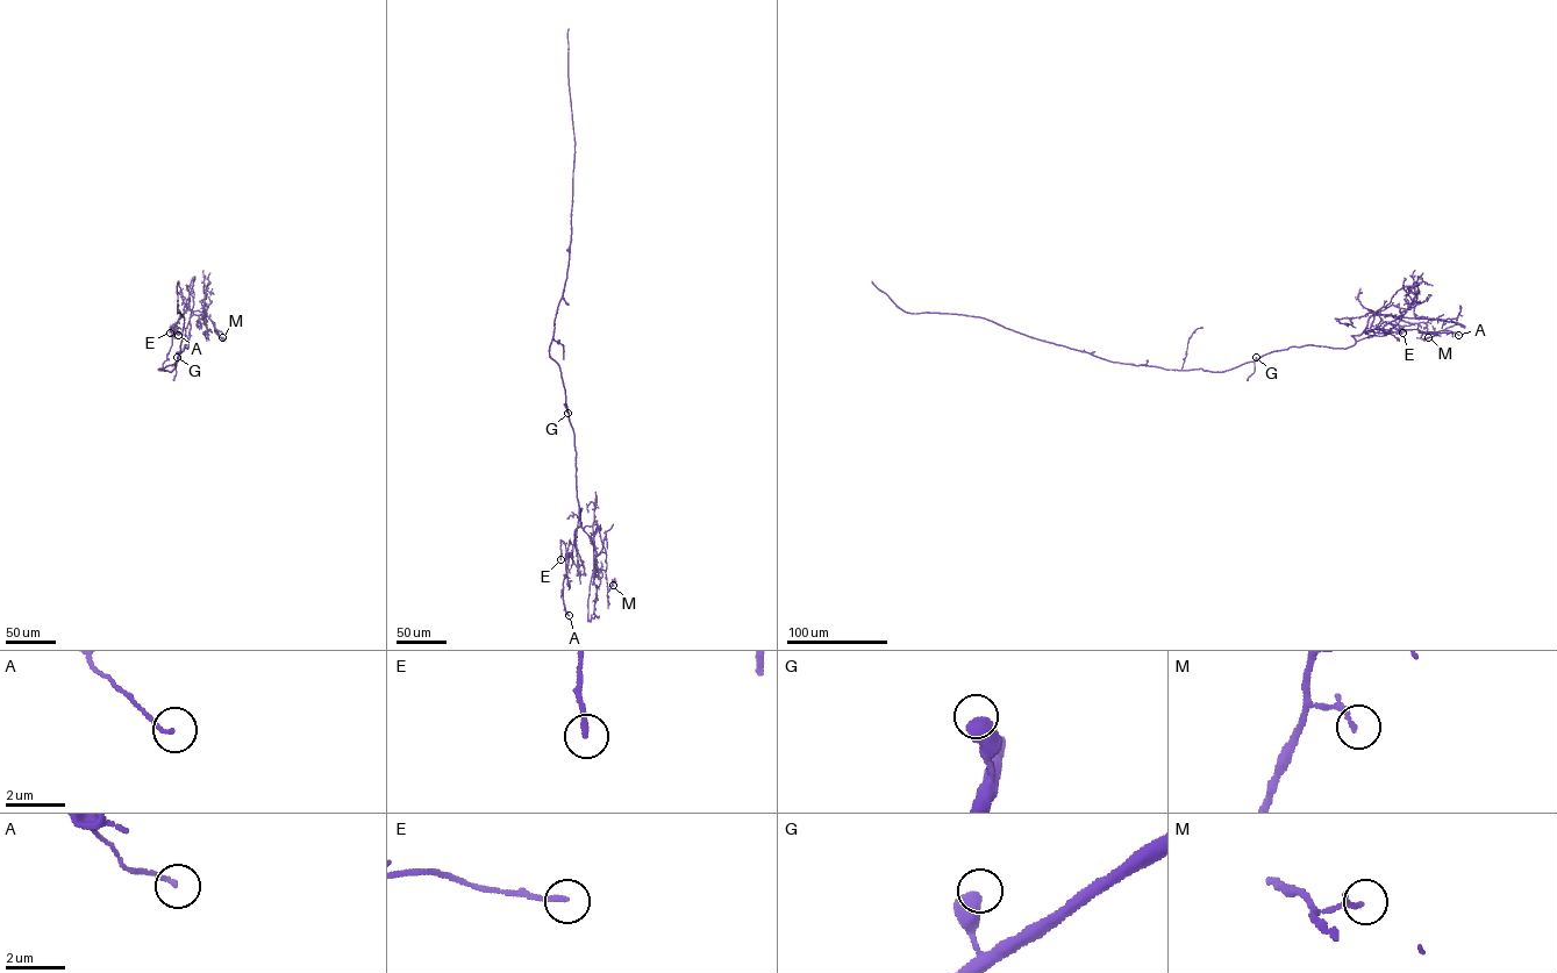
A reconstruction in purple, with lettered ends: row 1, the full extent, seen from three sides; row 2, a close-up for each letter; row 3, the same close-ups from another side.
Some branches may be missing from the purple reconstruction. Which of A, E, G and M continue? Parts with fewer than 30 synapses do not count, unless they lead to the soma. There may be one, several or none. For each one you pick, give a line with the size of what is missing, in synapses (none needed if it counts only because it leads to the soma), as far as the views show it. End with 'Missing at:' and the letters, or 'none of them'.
Missing at: none of them

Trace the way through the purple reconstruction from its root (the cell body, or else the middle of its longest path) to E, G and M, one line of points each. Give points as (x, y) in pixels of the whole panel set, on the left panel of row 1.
E: (159, 370), (171, 372), (185, 345), (188, 348), (192, 312), (185, 310), (170, 333)
G: (159, 370), (171, 372), (177, 357)
M: (159, 370), (171, 372), (185, 345), (188, 348), (192, 315), (207, 315), (215, 333), (222, 337)

